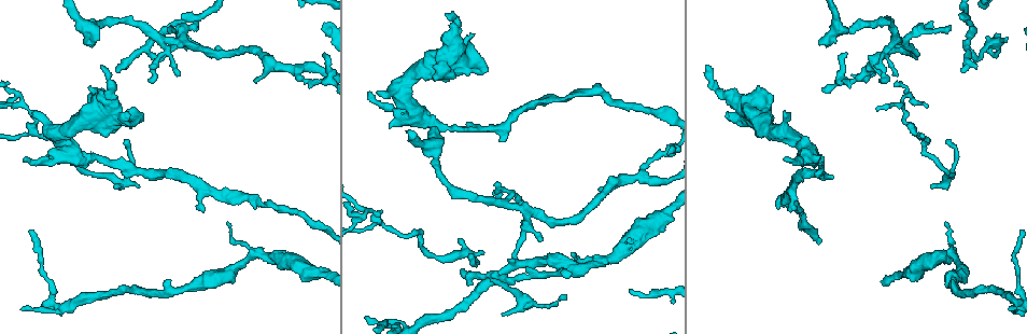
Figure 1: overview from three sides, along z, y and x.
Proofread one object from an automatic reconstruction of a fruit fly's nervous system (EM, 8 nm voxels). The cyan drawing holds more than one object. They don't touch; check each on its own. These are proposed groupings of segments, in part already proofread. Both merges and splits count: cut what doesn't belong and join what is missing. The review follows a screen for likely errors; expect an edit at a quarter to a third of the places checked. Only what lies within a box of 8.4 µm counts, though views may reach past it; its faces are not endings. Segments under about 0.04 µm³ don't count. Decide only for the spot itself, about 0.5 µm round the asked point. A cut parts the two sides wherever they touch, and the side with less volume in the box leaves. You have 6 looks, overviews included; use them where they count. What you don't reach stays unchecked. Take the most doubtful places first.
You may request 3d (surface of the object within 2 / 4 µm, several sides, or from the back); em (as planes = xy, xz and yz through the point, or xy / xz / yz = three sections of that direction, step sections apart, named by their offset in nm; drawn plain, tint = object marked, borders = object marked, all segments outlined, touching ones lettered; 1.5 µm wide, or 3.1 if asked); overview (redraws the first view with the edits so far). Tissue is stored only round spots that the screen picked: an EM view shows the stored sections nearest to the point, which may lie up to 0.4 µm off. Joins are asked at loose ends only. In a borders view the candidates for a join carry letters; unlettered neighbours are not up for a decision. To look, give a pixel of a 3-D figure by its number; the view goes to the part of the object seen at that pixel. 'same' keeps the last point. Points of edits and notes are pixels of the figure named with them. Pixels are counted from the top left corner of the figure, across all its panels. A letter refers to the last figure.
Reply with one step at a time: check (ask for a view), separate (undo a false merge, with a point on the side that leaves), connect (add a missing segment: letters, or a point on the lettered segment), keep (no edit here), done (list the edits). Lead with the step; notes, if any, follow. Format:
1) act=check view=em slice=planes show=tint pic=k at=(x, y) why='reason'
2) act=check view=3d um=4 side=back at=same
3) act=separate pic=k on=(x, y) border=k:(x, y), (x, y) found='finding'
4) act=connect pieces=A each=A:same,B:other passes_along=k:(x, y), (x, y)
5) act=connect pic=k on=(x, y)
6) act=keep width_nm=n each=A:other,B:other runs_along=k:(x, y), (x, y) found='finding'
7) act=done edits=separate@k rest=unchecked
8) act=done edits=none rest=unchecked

act=check view=em slice=xz step=8 show=borders pic=1 at=(91, 42) why='branch stops here'

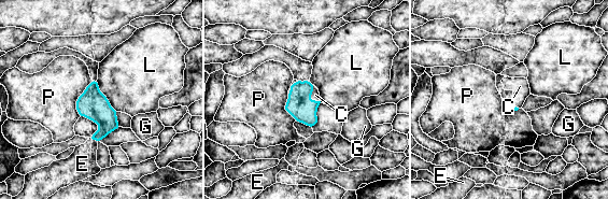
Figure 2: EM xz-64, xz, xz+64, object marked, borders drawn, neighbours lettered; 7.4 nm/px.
act=check view=em slice=planes show=borders at=same why='cut it another way'

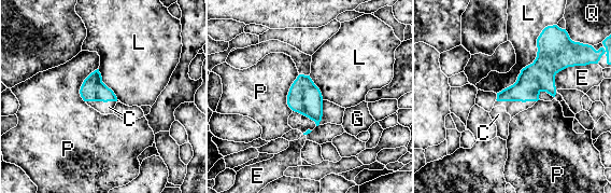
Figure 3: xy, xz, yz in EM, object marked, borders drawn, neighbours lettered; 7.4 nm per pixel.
act=connect pieces=C width_nm=180 each=C:same,E:other,G:other,L:other,P:other,Q:other found='it goes on there'

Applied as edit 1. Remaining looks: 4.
act=check view=overview why='redraw'

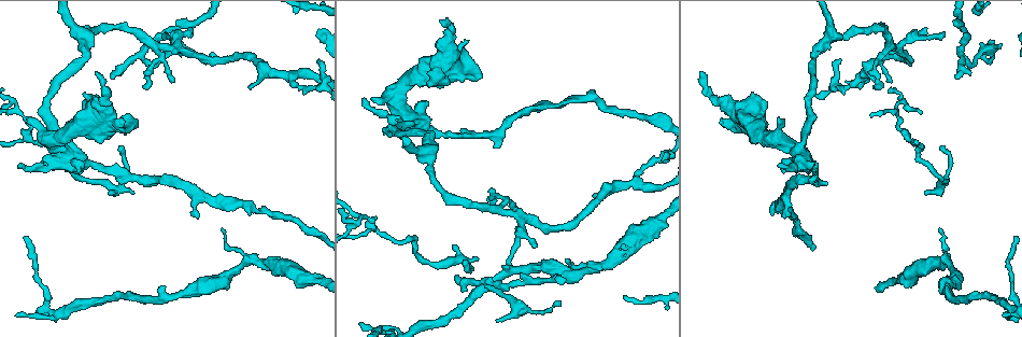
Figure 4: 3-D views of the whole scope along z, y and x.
act=check view=3d um=2 side=back pic=4 at=(781, 165) why='branch stops here'

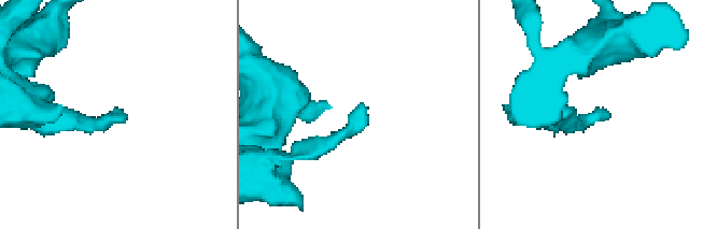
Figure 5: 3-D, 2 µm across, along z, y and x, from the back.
act=check view=em slice=planes show=plain pic=5 at=(122, 110)

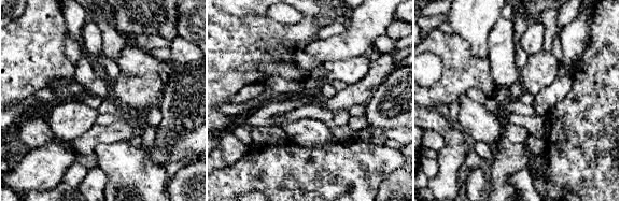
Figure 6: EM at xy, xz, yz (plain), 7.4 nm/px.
act=check view=em slice=planes show=borders at=same

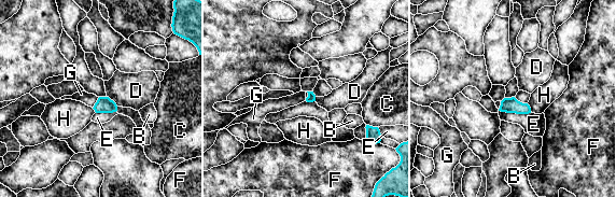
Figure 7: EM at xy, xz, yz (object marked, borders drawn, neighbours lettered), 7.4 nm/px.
act=keep each=B:other,C:other,D:other,E:other,F:other,G:other,H:other border=7:(99, 97), (93, 108) found='none of them fits'

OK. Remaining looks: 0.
act=done edits=connect@3 rest=unchecked

